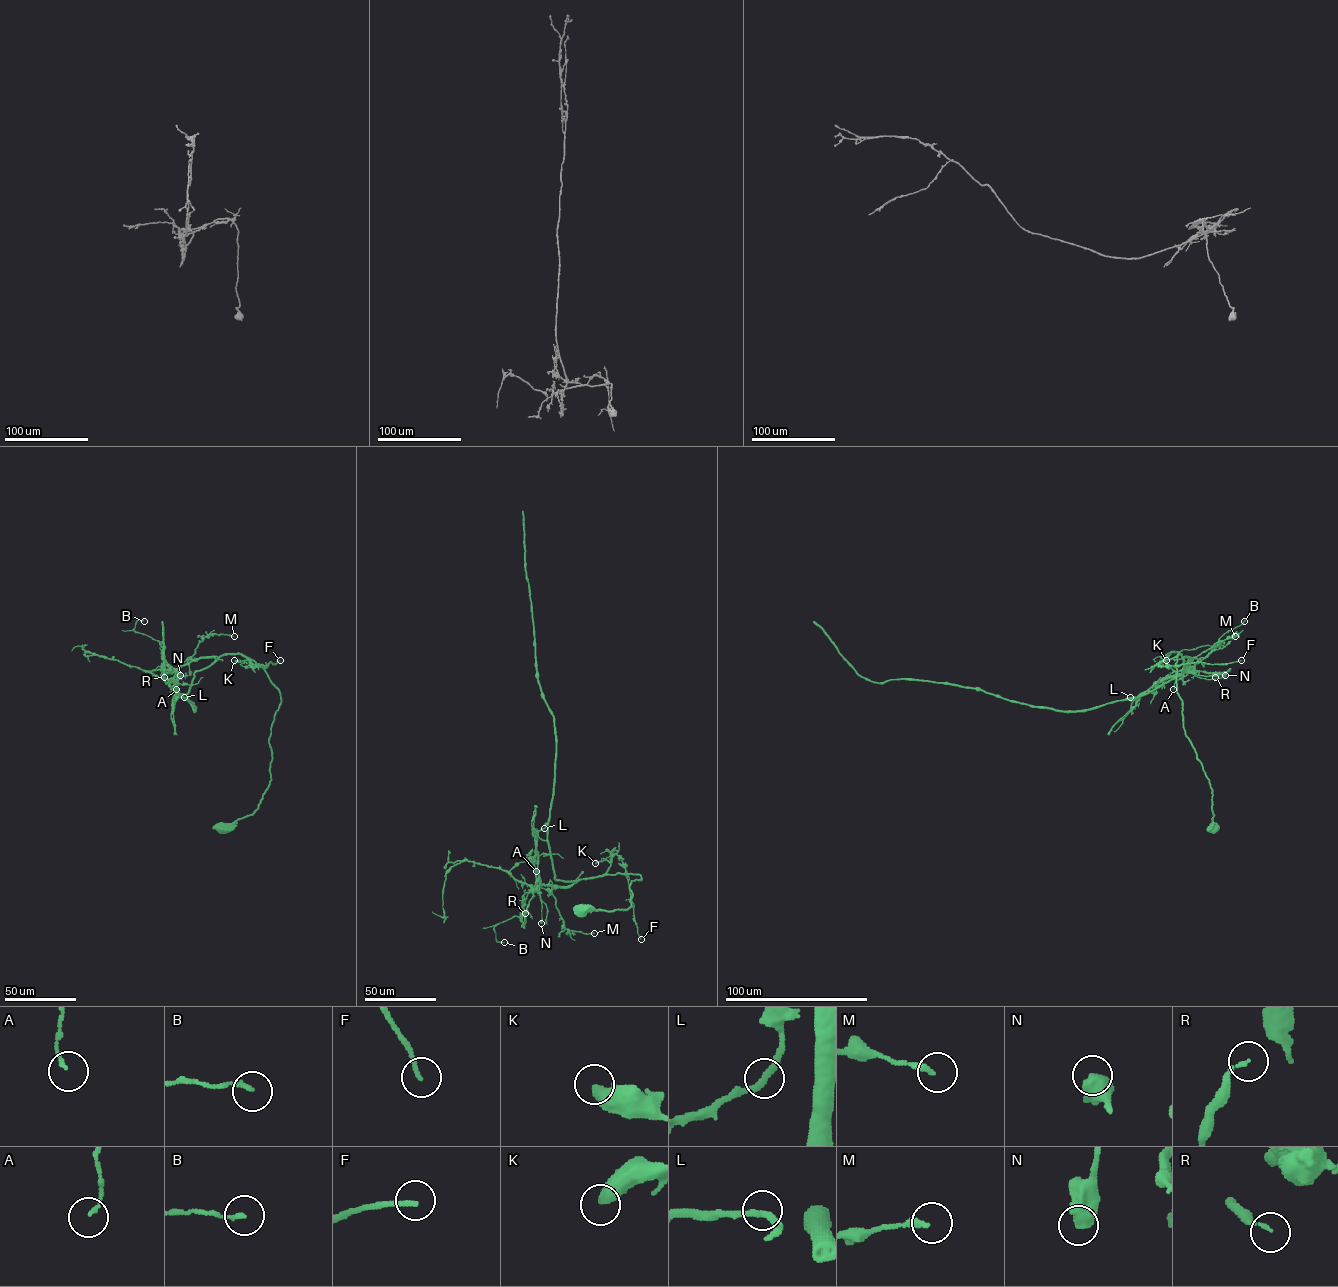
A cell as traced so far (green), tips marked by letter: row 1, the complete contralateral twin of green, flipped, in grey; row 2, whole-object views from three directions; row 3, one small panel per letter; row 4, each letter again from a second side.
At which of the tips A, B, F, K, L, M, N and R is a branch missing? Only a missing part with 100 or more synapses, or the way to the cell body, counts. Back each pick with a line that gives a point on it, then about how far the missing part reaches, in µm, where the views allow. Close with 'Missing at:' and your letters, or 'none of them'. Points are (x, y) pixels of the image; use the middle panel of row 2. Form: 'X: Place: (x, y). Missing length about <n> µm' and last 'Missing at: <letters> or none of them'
Missing at: none of them

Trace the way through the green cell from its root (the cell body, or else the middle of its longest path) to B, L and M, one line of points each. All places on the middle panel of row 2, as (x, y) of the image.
B: (581, 910), (626, 909), (629, 886), (641, 876), (540, 885), (519, 916), (494, 927), (496, 941), (504, 942)
L: (581, 910), (626, 909), (629, 886), (641, 876), (557, 881), (549, 846), (537, 836), (544, 828)
M: (581, 910), (626, 909), (631, 906), (629, 886), (641, 876), (603, 874), (552, 889), (564, 927), (594, 933)

